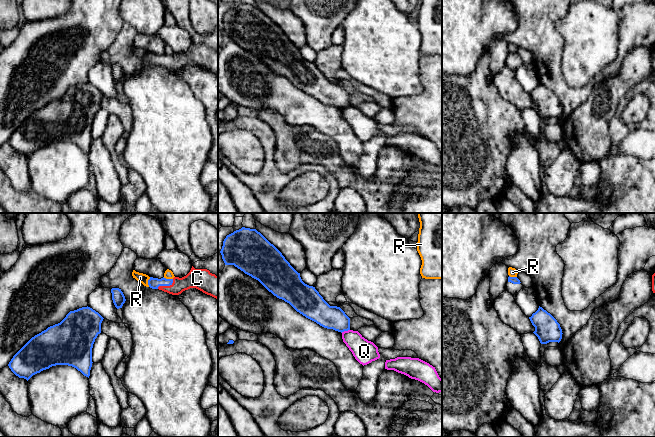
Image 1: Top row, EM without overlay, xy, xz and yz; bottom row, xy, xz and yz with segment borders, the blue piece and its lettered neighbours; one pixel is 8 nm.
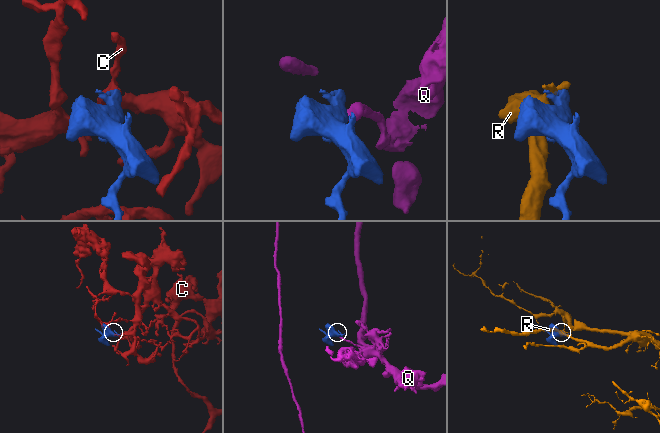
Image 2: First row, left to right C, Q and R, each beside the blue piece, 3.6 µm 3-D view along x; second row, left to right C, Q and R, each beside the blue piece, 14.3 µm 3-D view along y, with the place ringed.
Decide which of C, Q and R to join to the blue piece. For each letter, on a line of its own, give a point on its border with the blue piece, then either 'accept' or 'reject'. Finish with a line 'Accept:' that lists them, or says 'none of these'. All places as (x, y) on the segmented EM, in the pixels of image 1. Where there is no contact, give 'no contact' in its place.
C: xy (166, 285) | accept
Q: xz (345, 330) | reject
R: xy (148, 282) | reject
Accept: C

